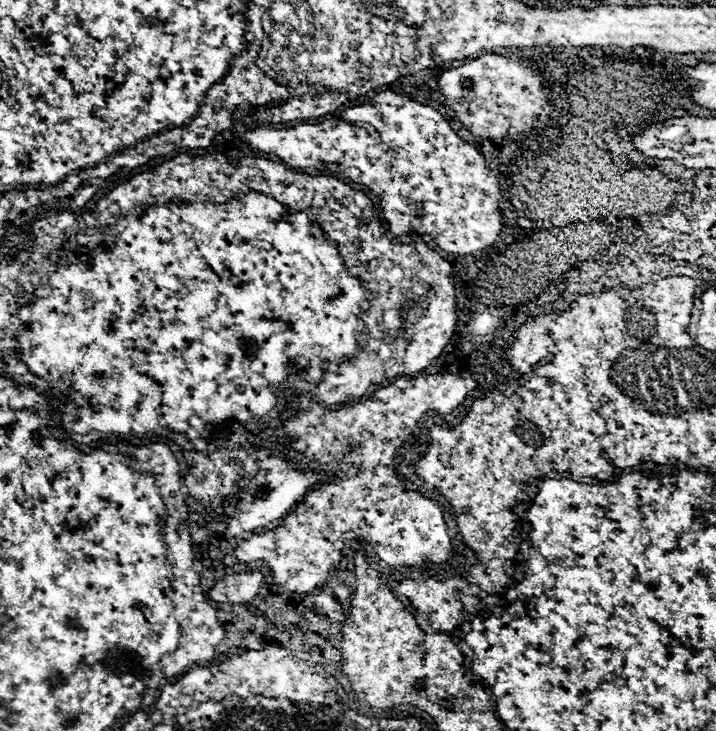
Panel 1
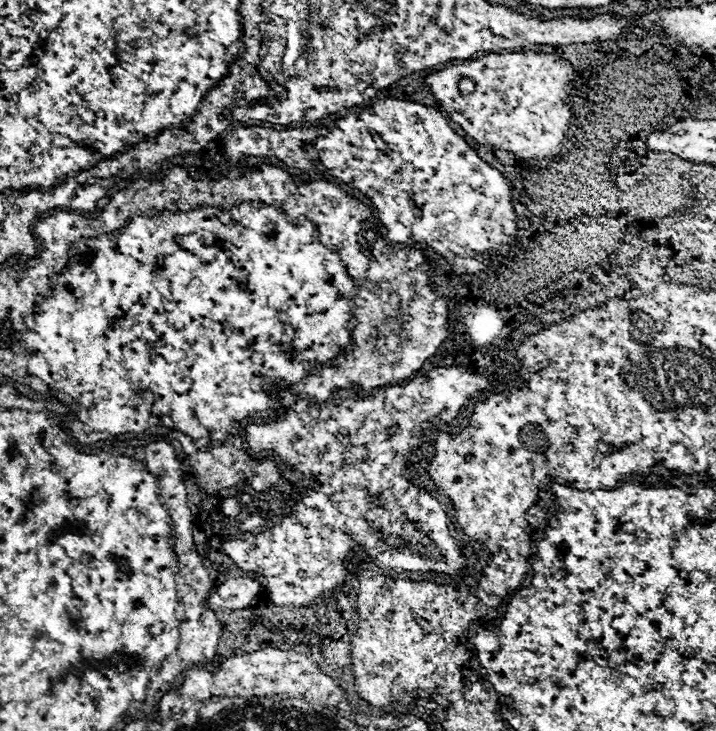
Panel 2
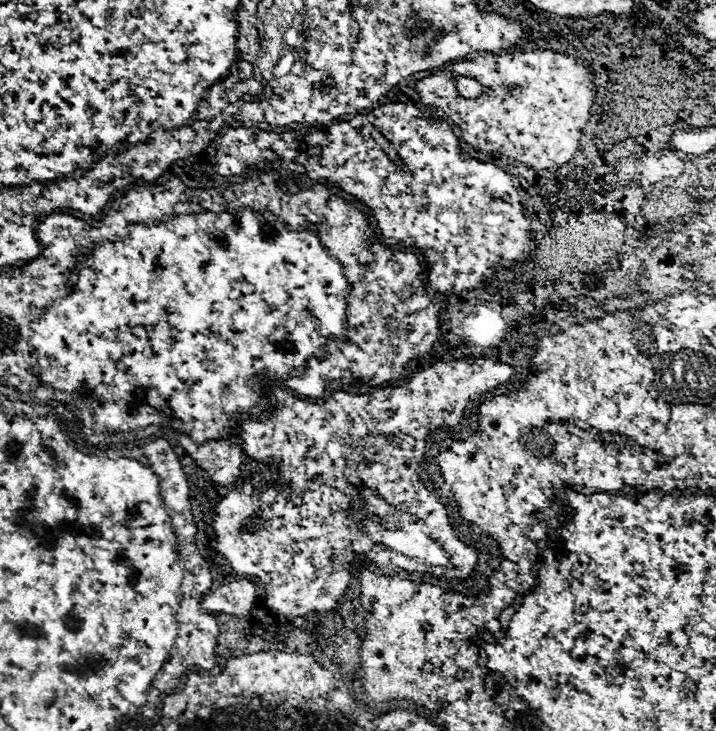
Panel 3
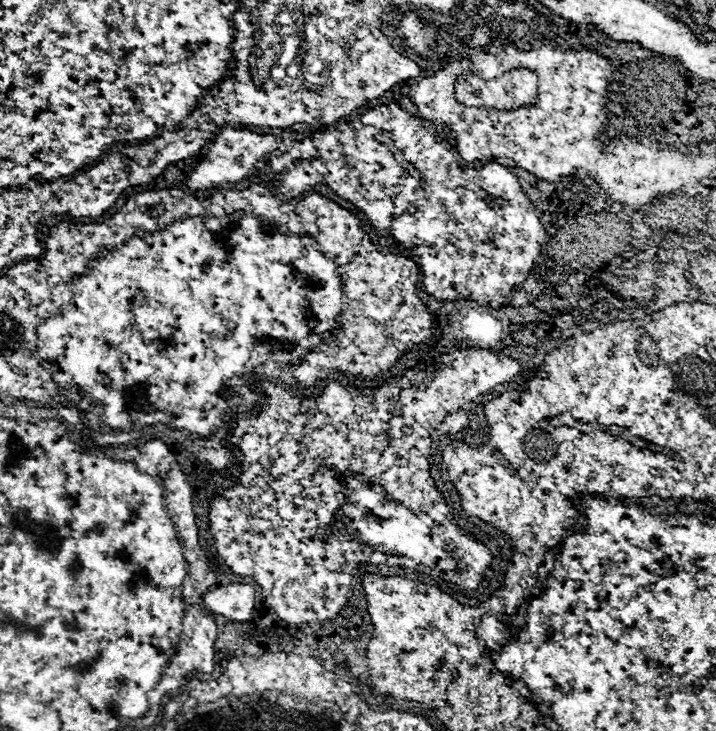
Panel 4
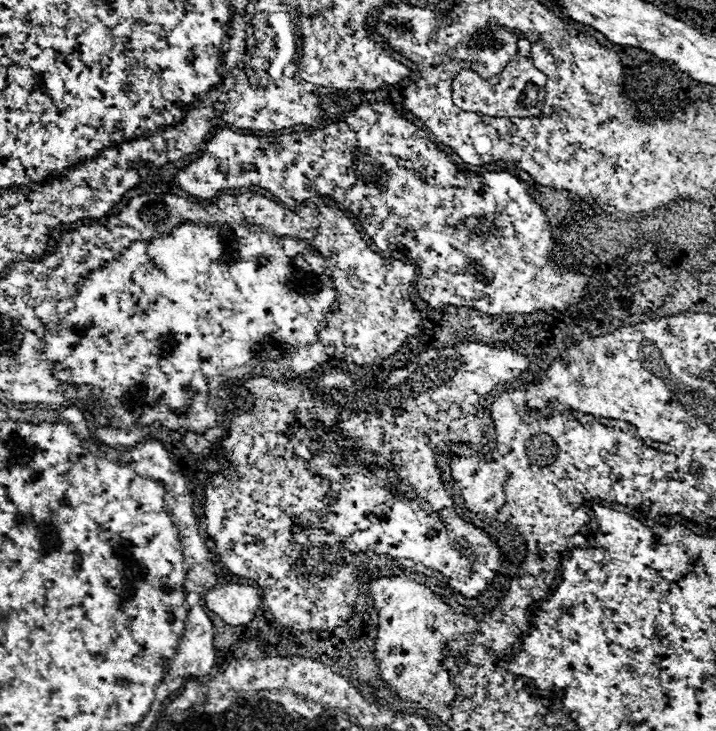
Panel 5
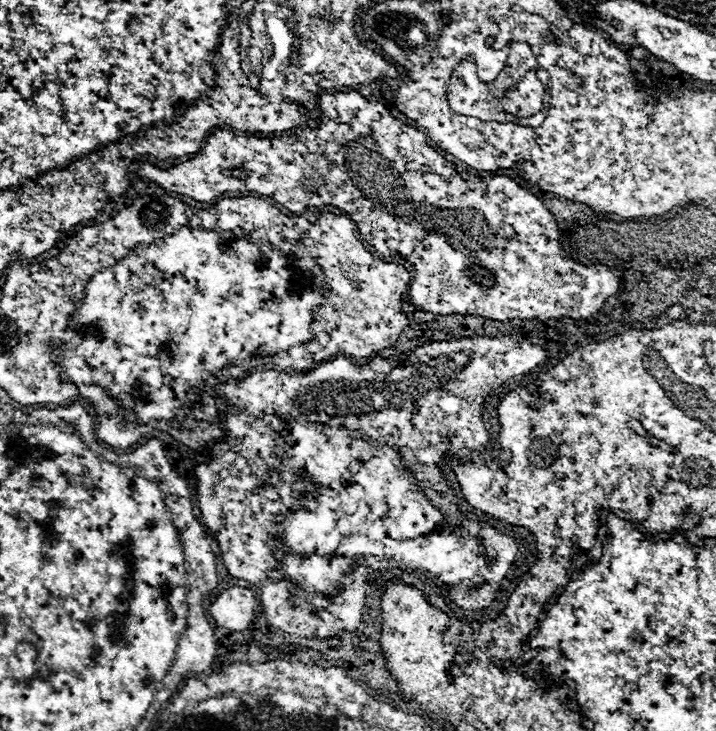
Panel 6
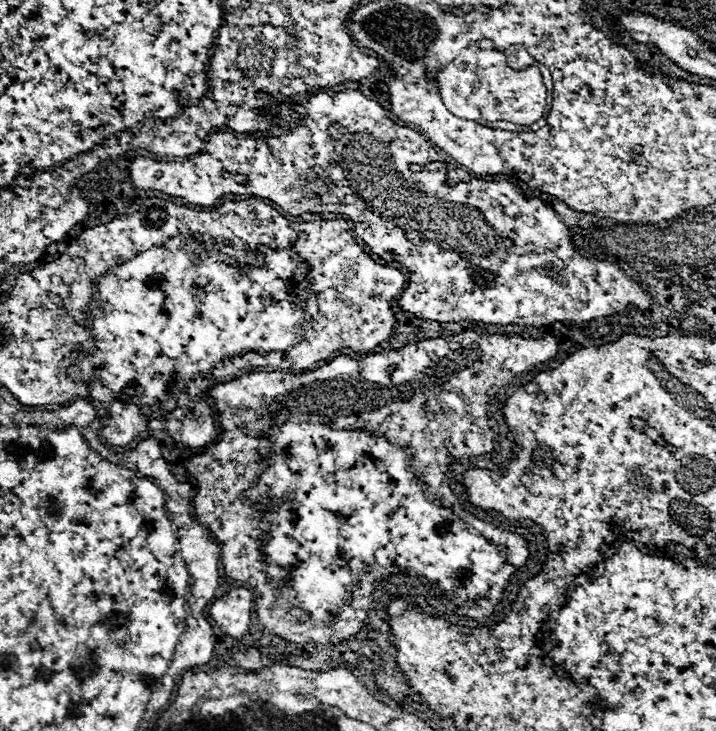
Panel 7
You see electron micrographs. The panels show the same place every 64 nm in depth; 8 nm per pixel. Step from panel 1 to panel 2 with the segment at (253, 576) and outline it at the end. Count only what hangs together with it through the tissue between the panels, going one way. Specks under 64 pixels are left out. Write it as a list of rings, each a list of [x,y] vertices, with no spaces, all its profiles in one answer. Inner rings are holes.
[[[228,578],[210,594],[208,602],[230,610],[242,610],[250,606],[258,590],[260,582],[256,578]]]

